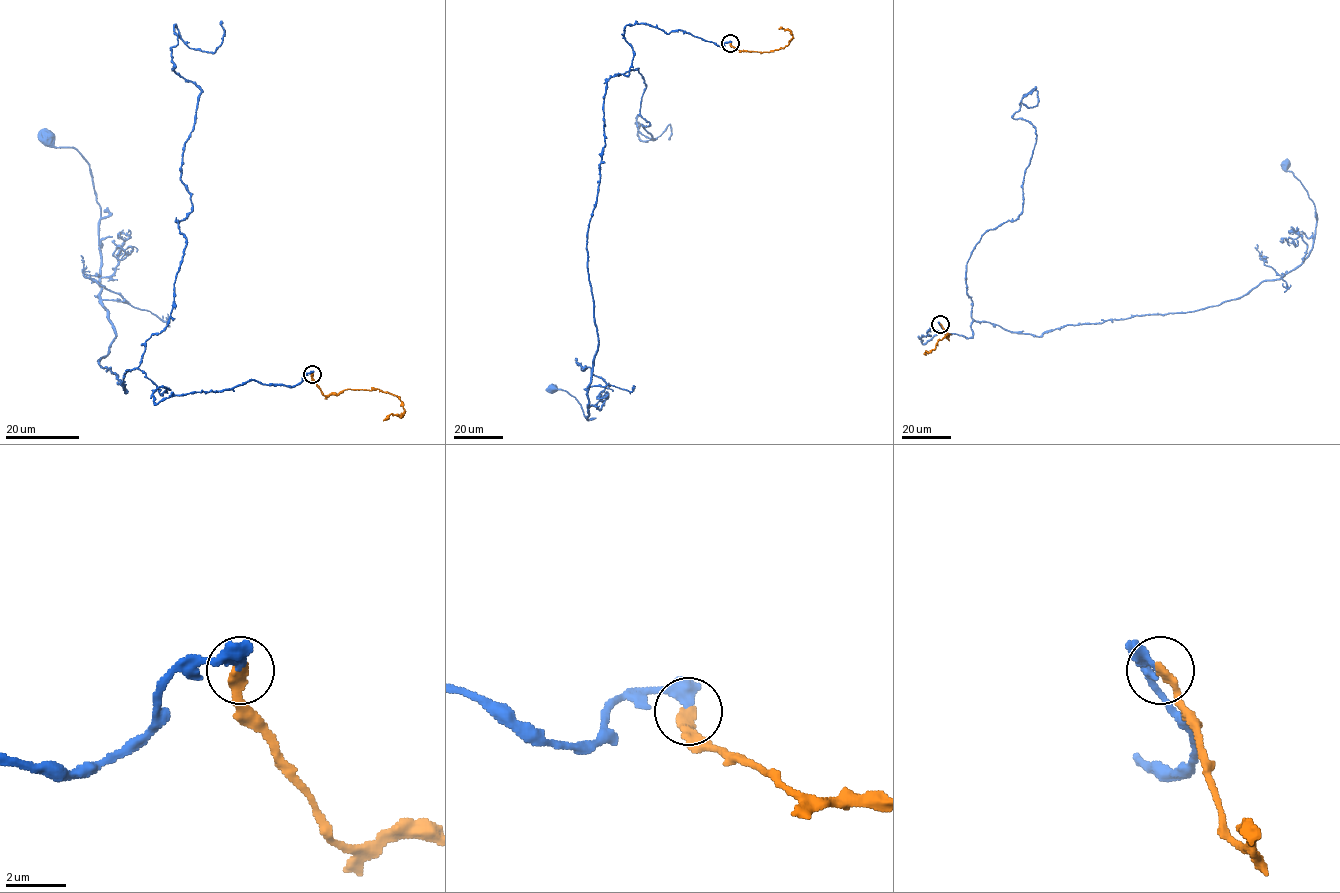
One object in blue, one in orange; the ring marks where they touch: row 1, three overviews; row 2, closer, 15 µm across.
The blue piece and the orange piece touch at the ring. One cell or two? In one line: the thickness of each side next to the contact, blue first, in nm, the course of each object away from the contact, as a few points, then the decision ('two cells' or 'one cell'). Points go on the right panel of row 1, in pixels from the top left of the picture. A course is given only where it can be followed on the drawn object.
280 nm thick on the blue side, 340 nm on the other; blue runs (940, 324), (923, 344), (971, 338), (975, 320), (1041, 336), (1238, 299), (1313, 244), (1315, 204), (1284, 164); orange runs (941, 324), (948, 337), (947, 334), (935, 348), (926, 350), (926, 355); one cell

